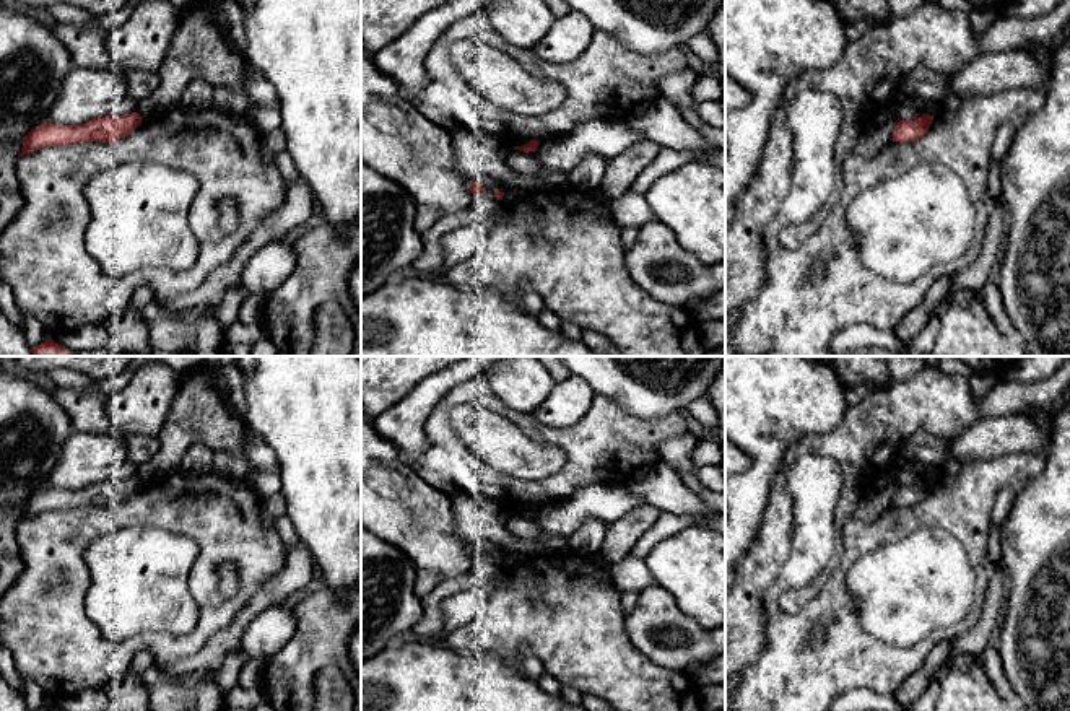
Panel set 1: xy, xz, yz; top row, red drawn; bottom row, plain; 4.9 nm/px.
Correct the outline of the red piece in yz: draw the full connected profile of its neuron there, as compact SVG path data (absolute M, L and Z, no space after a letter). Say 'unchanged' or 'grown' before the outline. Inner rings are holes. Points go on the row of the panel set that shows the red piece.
unchanged; M922 114L919 119L914 120L899 120L893 130L891 140L899 143L916 142L927 133L932 120L933 116L929 114Z

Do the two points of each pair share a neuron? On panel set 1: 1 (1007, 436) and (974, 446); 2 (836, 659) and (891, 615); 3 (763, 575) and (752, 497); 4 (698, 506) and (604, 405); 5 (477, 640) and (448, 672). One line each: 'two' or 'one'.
1: one
2: two
3: two
4: two
5: two

